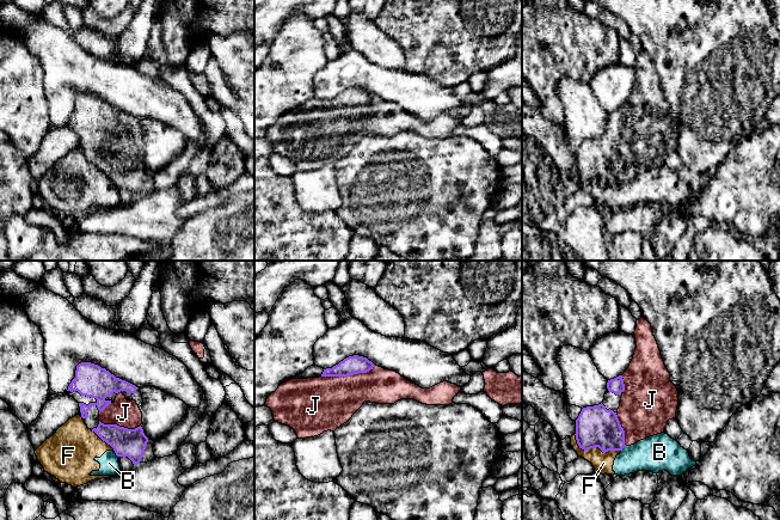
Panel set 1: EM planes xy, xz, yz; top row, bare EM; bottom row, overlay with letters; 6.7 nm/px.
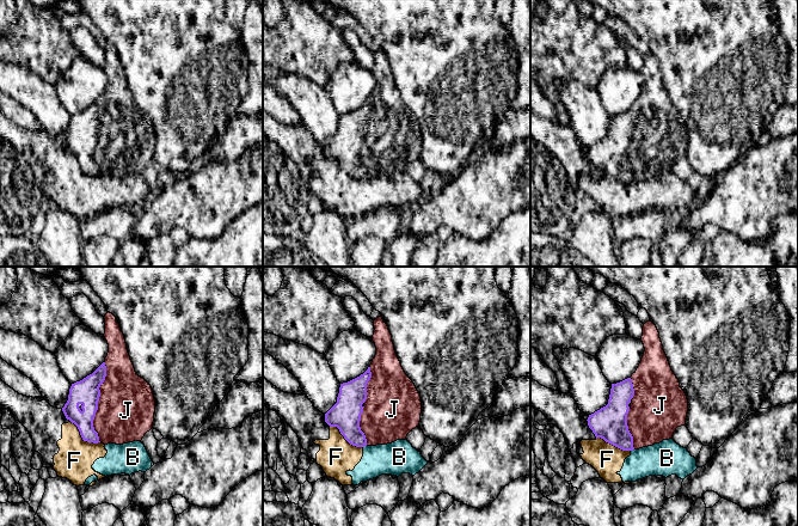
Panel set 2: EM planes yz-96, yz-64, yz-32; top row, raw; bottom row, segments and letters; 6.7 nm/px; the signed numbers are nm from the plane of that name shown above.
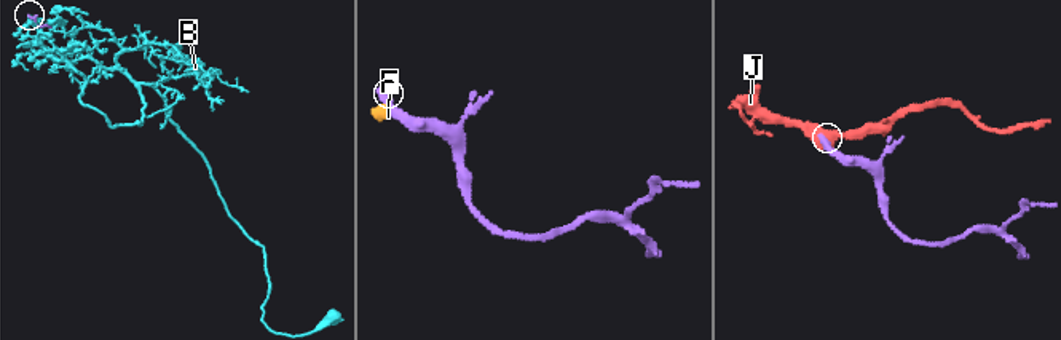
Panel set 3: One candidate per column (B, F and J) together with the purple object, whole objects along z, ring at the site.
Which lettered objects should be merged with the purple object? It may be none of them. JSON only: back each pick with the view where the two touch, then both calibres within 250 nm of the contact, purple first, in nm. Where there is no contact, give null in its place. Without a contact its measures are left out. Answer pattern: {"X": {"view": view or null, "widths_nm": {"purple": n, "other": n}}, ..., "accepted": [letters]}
{"J": {"view": "xz", "widths_nm": {"purple": 130, "other": 360}}, "accepted": ["J"]}

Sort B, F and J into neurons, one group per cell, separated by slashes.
B F / J

